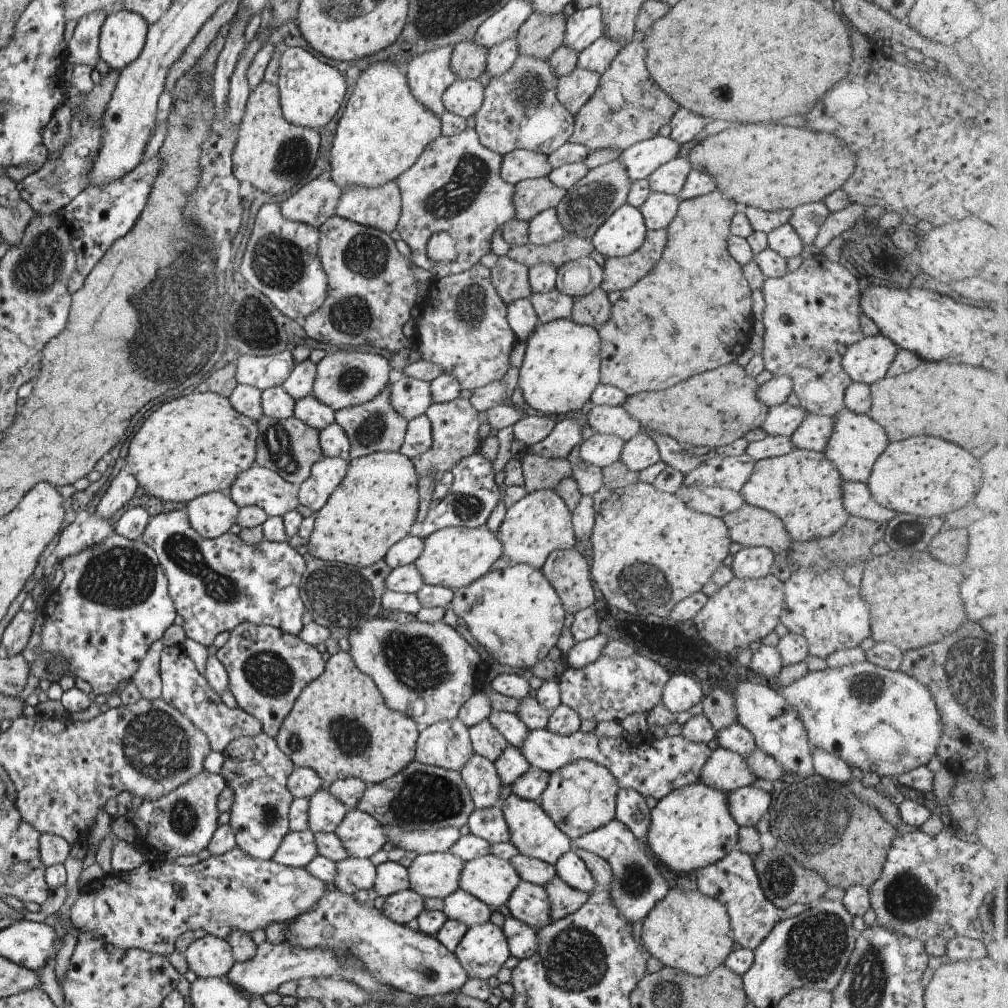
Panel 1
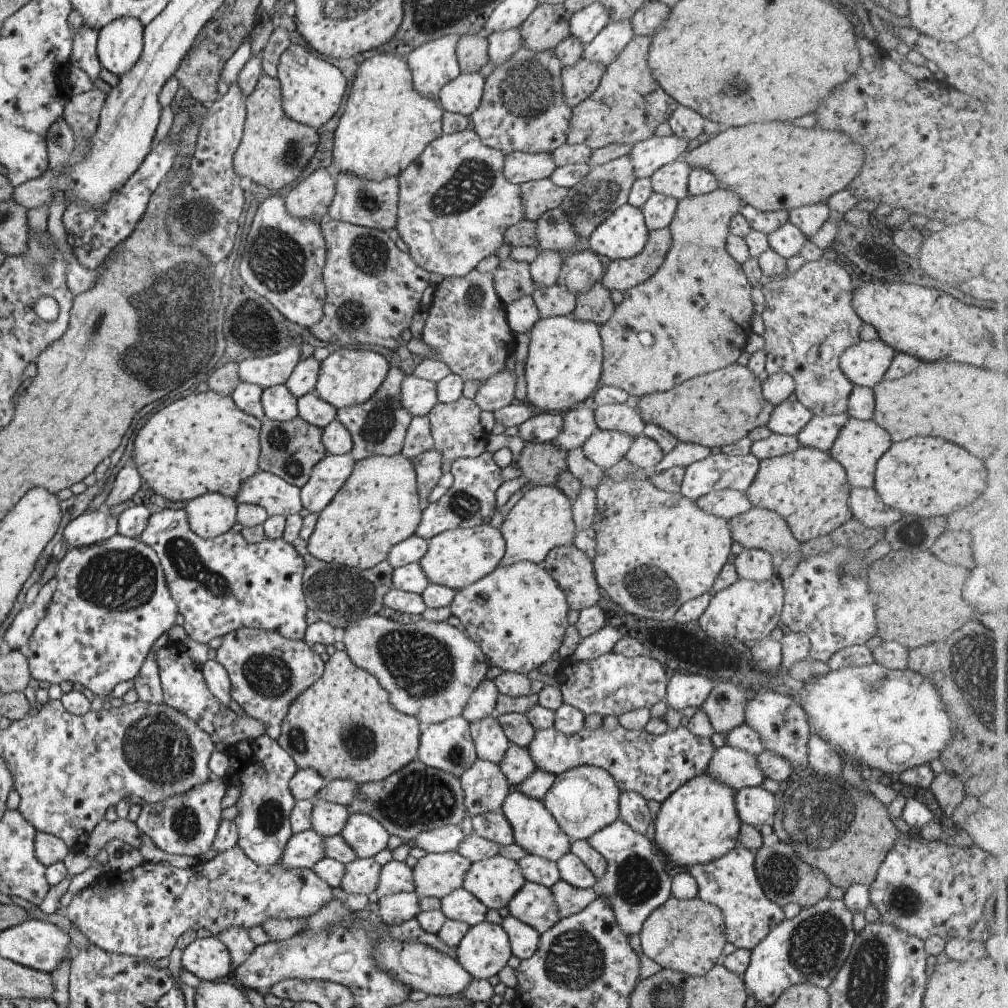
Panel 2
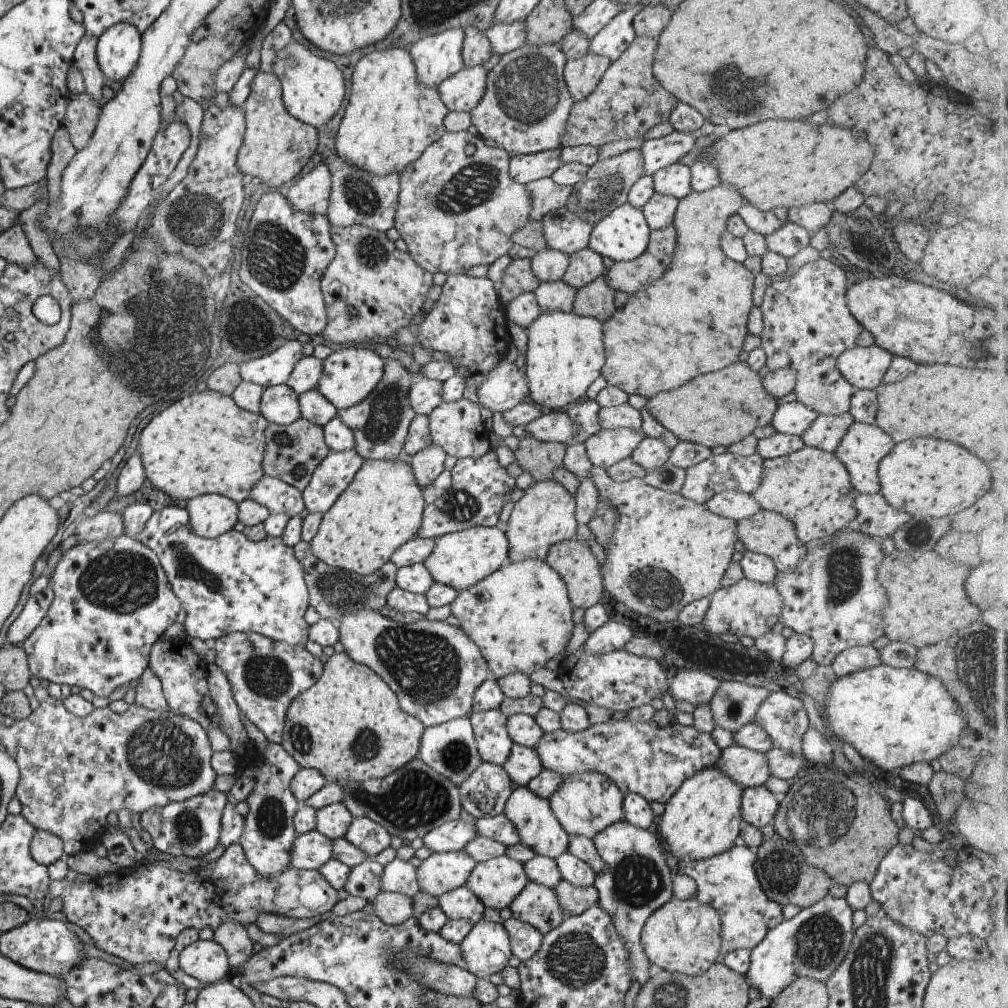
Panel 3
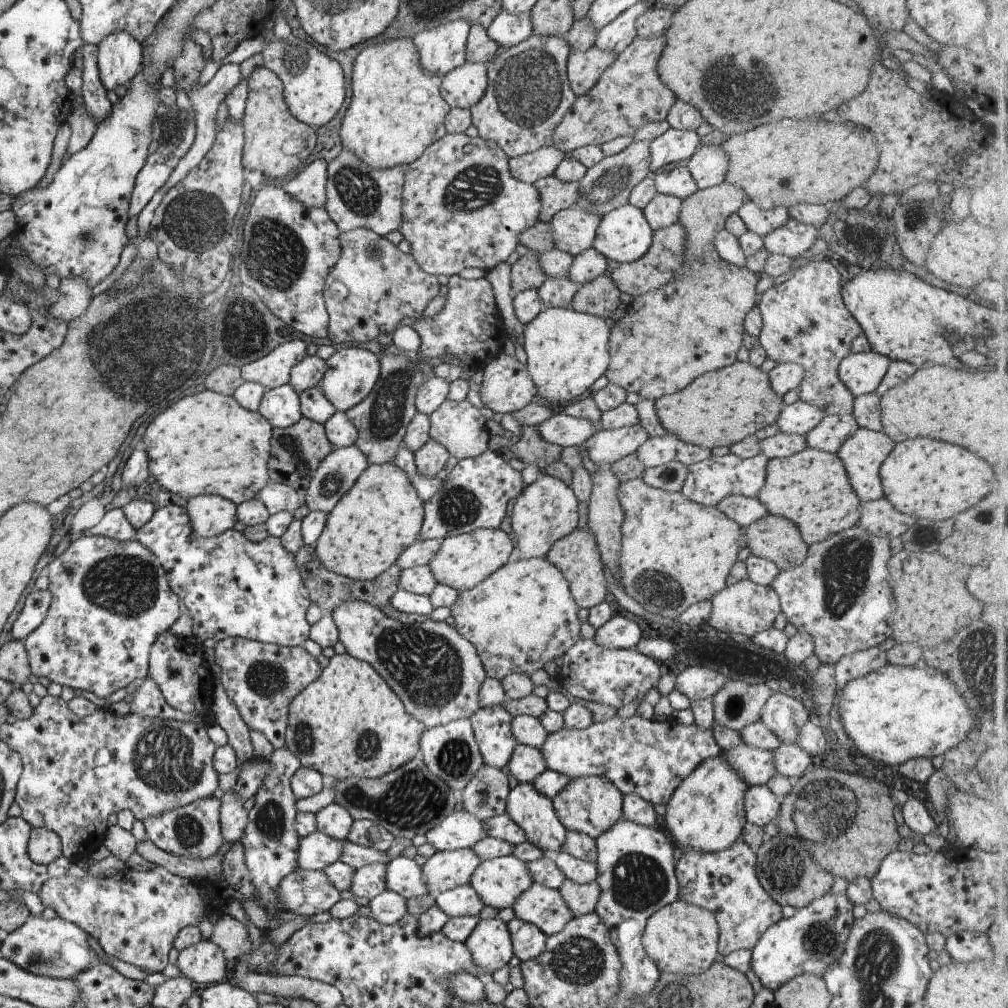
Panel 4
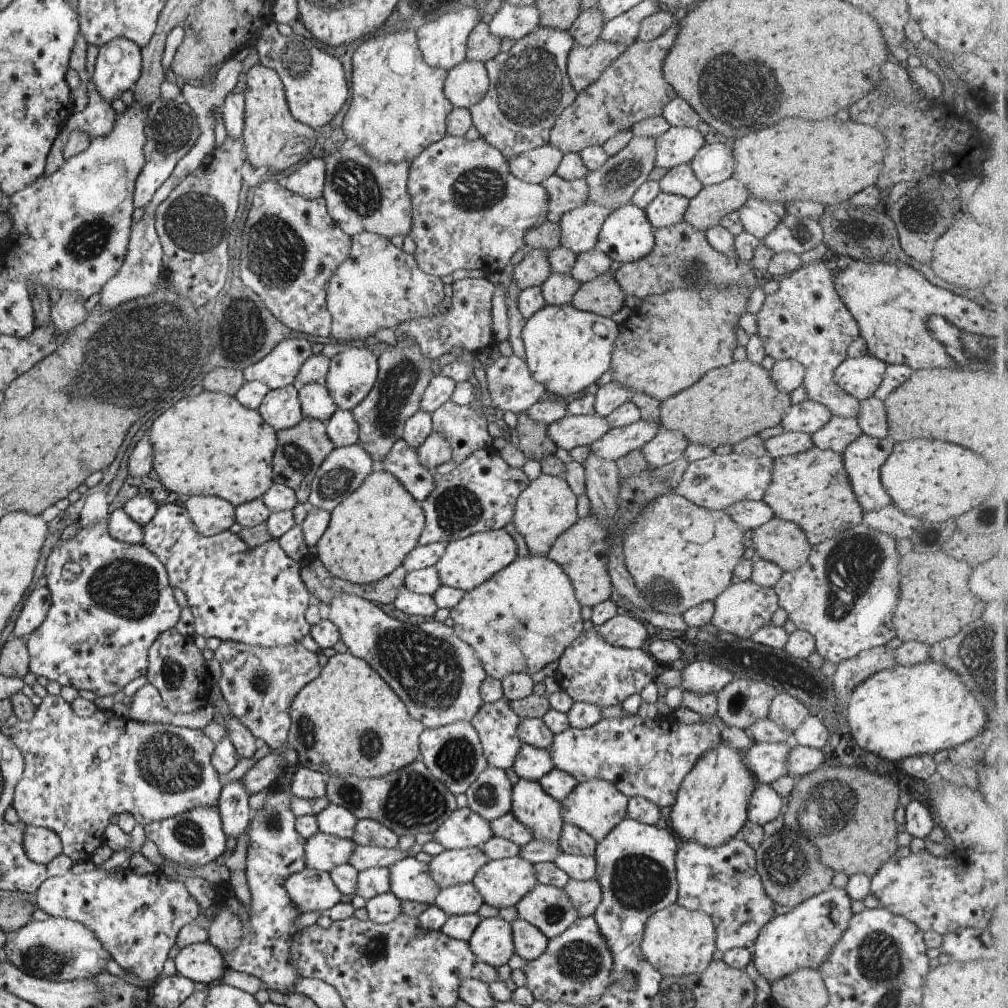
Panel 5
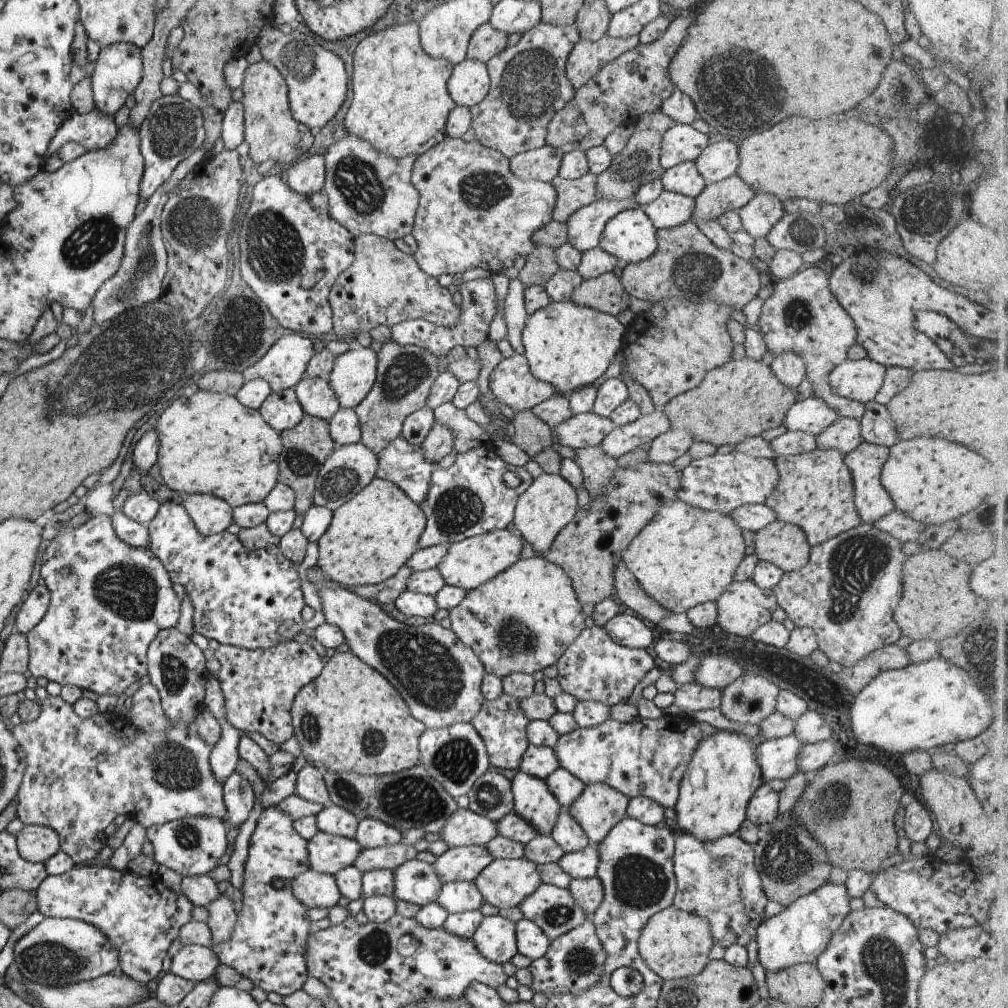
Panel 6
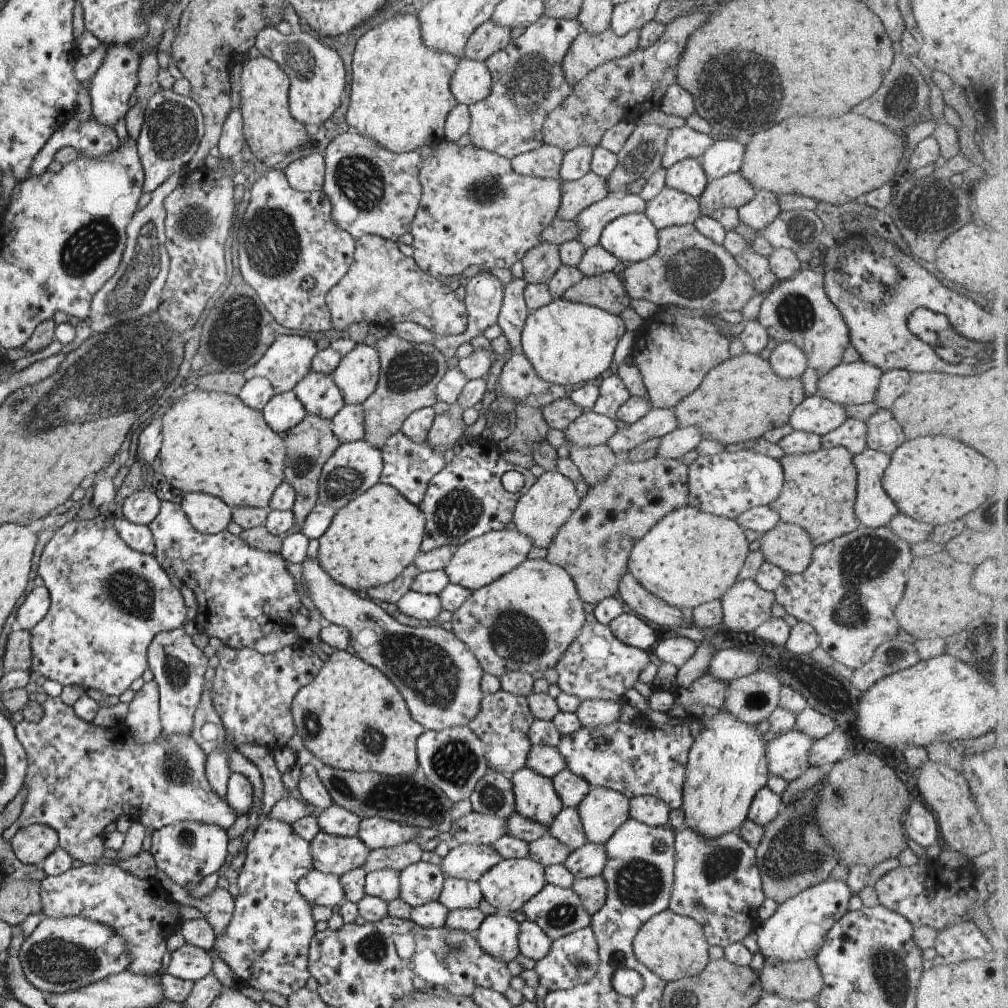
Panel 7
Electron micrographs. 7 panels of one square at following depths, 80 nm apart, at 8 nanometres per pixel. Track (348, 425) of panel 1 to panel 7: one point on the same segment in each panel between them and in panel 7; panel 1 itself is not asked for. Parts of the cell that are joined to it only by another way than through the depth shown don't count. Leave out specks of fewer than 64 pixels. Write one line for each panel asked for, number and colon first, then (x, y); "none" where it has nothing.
2: (378, 427)
3: (380, 423)
4: (381, 419)
5: (404, 373)
6: (405, 373)
7: (409, 372)

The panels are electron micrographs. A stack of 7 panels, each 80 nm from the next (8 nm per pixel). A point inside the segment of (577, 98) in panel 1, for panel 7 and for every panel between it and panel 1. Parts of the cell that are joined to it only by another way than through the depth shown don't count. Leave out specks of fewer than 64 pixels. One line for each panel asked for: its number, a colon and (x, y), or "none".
2: (579, 81)
3: (582, 75)
4: (584, 69)
5: (585, 65)
6: (586, 59)
7: (586, 53)

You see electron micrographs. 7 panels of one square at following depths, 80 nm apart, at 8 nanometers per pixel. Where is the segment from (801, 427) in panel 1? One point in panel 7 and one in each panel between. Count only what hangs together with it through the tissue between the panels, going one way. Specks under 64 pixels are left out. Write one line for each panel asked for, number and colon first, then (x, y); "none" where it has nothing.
2: (820, 432)
3: (826, 431)
4: (828, 435)
5: (837, 433)
6: (845, 434)
7: (851, 434)

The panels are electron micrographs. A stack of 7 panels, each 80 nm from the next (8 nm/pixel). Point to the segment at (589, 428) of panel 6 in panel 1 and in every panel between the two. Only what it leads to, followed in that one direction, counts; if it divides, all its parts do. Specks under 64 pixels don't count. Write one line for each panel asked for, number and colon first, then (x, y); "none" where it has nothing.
1: (531, 428)
2: (541, 427)
3: (552, 427)
4: (561, 429)
5: (573, 430)

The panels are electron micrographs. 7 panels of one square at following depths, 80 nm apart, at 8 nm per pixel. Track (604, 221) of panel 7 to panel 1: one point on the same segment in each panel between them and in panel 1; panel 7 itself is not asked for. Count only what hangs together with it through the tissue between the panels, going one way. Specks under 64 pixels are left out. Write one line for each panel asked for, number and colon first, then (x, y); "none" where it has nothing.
1: (545, 228)
2: (553, 232)
3: (563, 231)
4: (574, 229)
5: (579, 228)
6: (585, 226)

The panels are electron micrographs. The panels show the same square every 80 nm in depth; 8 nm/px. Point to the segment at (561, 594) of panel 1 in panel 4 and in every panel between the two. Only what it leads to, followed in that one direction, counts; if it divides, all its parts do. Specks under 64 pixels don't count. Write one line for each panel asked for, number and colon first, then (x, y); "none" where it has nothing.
2: (571, 568)
3: (572, 560)
4: (577, 556)

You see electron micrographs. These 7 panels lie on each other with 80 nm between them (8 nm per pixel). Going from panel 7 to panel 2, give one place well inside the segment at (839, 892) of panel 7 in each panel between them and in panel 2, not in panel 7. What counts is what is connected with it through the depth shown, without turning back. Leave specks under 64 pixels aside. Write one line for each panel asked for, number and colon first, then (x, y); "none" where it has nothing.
2: (811, 947)
3: (812, 944)
4: (815, 937)
5: (803, 938)
6: (799, 934)

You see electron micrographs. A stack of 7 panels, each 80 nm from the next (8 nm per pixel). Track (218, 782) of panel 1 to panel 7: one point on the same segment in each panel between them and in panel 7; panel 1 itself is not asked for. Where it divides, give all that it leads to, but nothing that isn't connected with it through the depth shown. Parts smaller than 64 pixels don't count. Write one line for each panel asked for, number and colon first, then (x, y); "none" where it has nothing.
2: (187, 823)
3: (192, 827)
4: (194, 830)
5: (194, 838)
6: (191, 846)
7: (187, 851)

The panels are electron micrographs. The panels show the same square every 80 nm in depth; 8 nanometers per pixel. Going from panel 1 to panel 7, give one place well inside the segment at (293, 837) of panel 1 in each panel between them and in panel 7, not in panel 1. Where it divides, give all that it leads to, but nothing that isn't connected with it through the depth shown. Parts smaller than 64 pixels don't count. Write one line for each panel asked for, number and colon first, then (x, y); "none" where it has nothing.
2: (303, 849)
3: (309, 850)
4: (316, 850)
5: (323, 852)
6: (328, 853)
7: (331, 854)

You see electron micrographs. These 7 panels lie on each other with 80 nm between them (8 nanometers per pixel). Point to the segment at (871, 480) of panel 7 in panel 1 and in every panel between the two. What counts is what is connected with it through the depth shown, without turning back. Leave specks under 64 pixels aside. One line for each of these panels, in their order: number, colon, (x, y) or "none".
1: (856, 441)
2: (860, 443)
3: (862, 447)
4: (862, 453)
5: (863, 459)
6: (866, 461)

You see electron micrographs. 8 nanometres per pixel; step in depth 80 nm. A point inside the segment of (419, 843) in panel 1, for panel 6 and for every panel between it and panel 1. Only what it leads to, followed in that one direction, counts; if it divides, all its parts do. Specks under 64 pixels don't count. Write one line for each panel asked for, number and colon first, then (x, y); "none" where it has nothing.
2: (447, 838)
3: (452, 836)
4: (461, 830)
5: (463, 828)
6: (465, 827)

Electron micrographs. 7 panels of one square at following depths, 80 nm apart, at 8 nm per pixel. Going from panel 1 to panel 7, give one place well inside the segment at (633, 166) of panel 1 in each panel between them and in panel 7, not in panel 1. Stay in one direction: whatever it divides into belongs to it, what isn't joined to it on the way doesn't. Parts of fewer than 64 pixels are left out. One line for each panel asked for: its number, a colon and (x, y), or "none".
2: (647, 156)
3: (657, 153)
4: (673, 145)
5: (678, 145)
6: (682, 142)
7: (684, 142)

